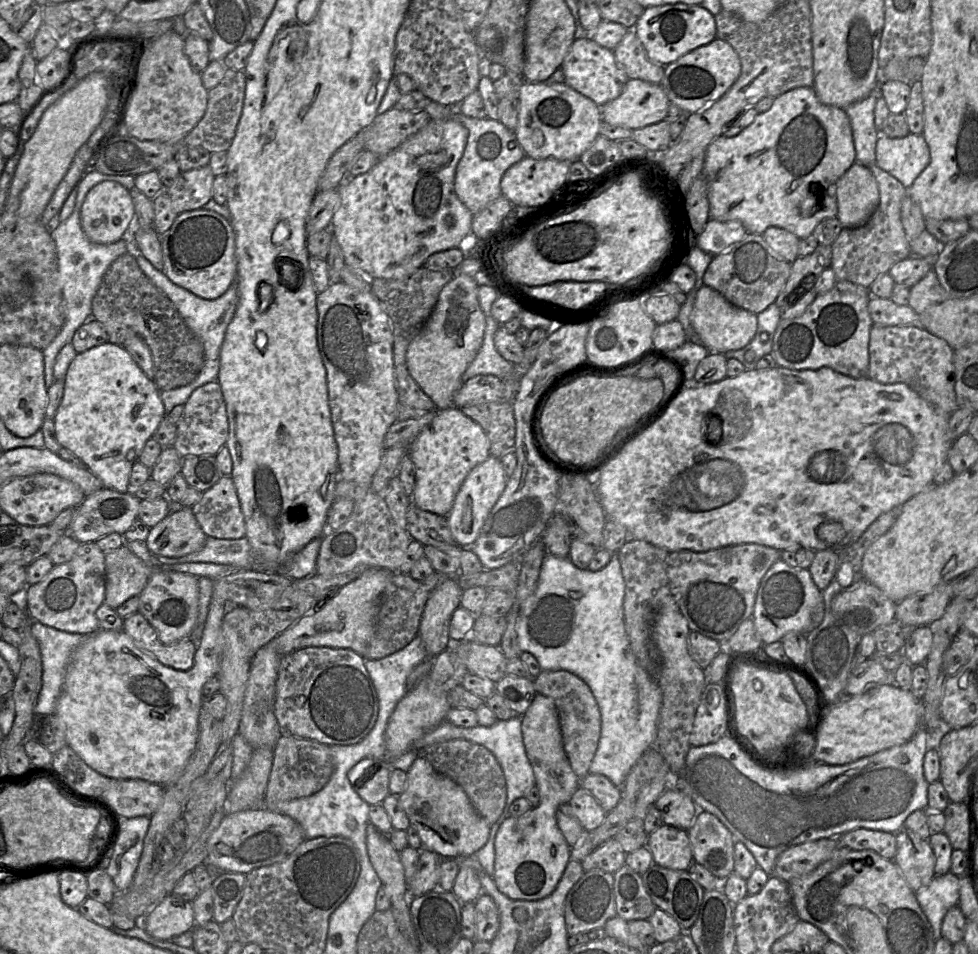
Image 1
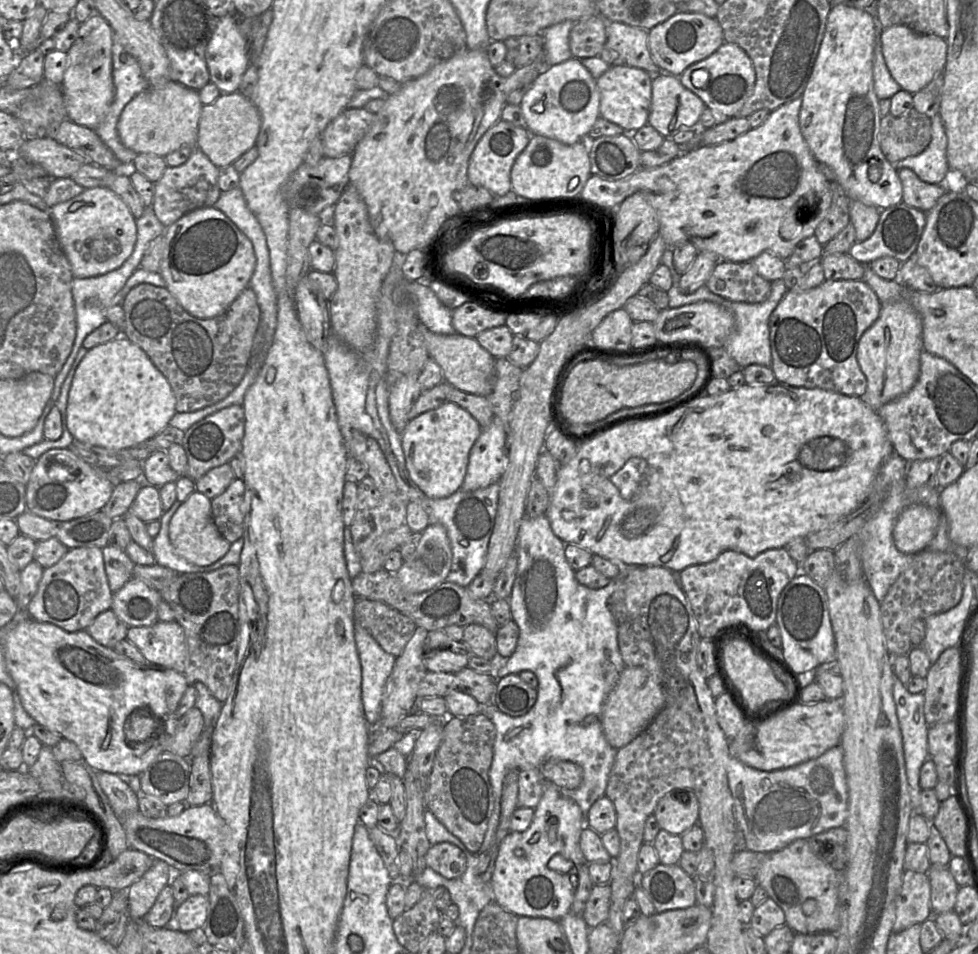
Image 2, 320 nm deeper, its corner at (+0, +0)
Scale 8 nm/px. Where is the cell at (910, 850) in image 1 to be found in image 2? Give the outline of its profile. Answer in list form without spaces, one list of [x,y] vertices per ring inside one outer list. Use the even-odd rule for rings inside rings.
[[[905,870],[902,885],[895,898],[893,933],[931,918],[931,886],[927,873]]]

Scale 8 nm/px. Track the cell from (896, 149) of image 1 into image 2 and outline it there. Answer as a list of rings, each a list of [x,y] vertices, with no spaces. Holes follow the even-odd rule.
[[[938,114],[931,119],[931,122],[931,141],[927,148],[918,155],[896,162],[894,167],[897,170],[909,168],[926,183],[945,184],[953,176],[946,156],[947,136]]]

